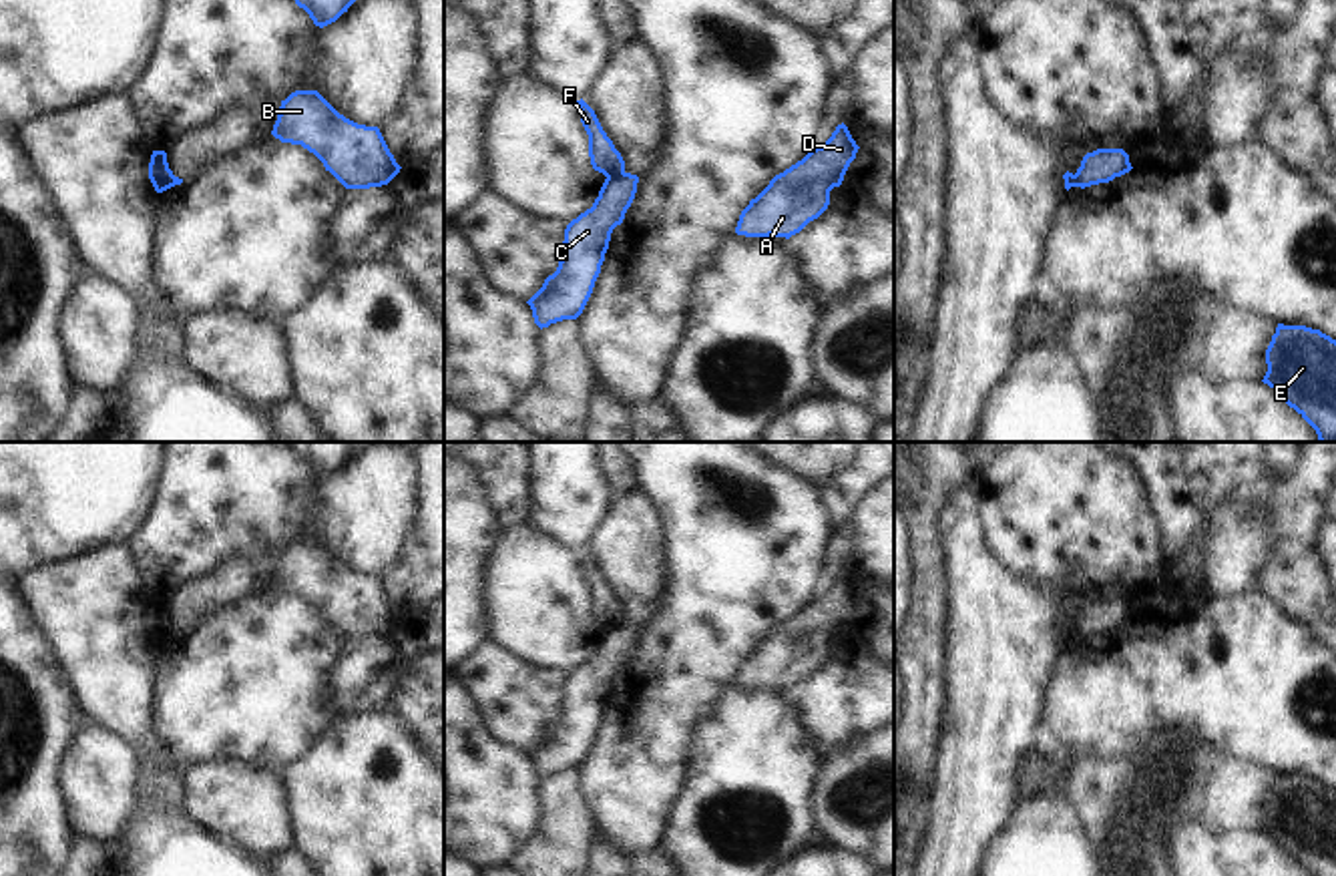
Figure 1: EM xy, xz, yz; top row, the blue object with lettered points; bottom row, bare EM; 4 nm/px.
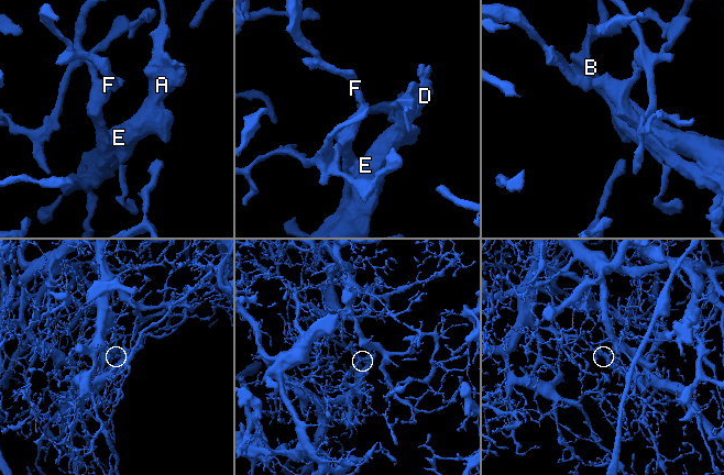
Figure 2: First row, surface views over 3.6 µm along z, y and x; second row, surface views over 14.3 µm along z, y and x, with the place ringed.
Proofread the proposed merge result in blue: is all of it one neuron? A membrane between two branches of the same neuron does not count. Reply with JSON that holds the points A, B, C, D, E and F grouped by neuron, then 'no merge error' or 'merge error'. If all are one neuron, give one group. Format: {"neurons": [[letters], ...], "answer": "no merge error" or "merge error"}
{"neurons": [["A", "B", "D", "E", "F"], ["C"]], "answer": "merge error"}

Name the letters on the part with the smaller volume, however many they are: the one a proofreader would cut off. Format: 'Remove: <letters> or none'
Remove: C

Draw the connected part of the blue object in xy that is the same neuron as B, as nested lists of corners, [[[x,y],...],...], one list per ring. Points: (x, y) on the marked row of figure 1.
[[[317,90],[281,100],[271,135],[313,153],[346,189],[388,185],[402,169],[378,127],[346,119]]]

